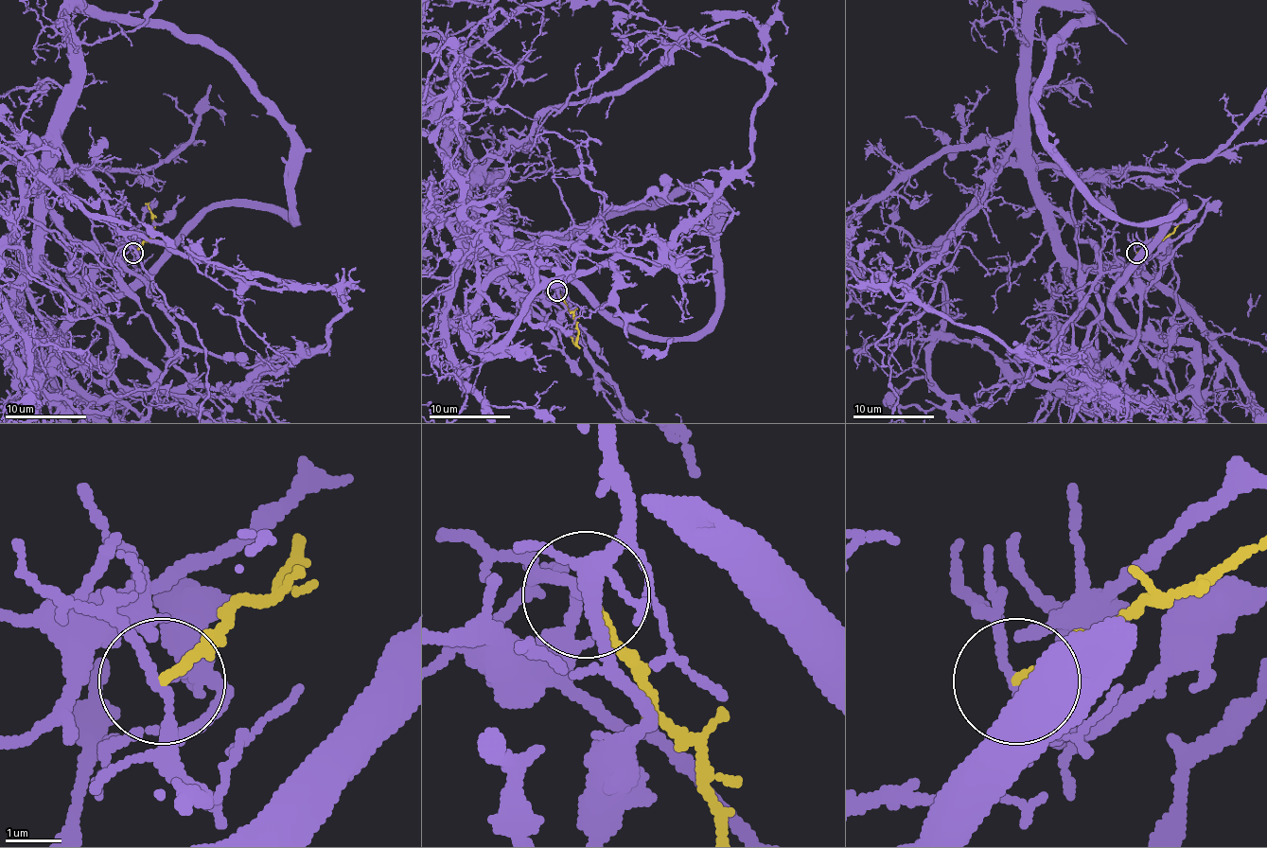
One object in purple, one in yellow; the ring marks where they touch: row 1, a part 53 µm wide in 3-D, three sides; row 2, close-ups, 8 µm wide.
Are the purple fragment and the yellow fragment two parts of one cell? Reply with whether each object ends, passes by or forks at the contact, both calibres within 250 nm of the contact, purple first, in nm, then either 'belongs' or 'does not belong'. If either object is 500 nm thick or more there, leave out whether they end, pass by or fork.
purple forks | yellow ends | 130/140 nm | does not belong

